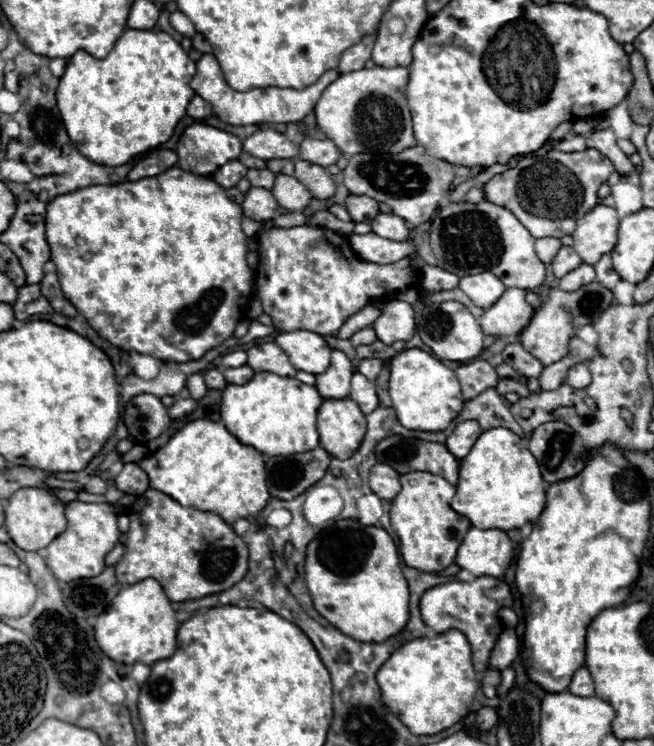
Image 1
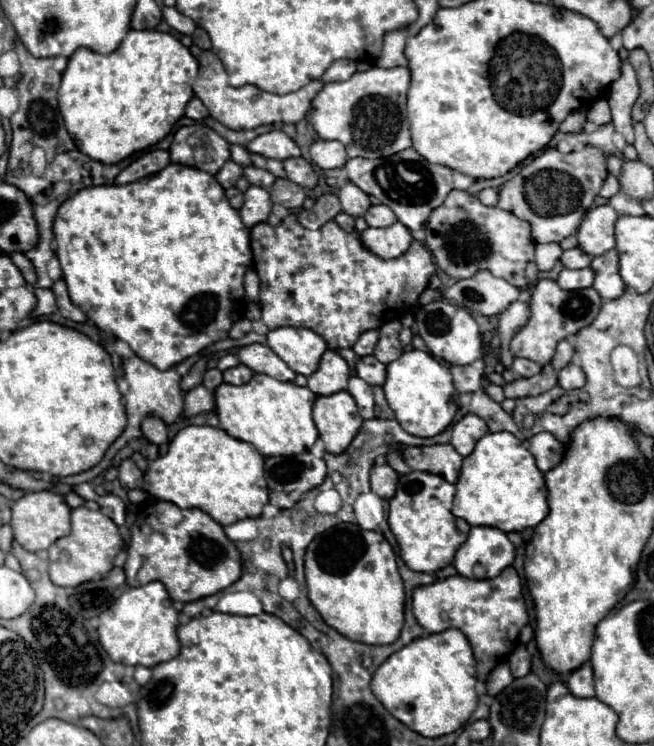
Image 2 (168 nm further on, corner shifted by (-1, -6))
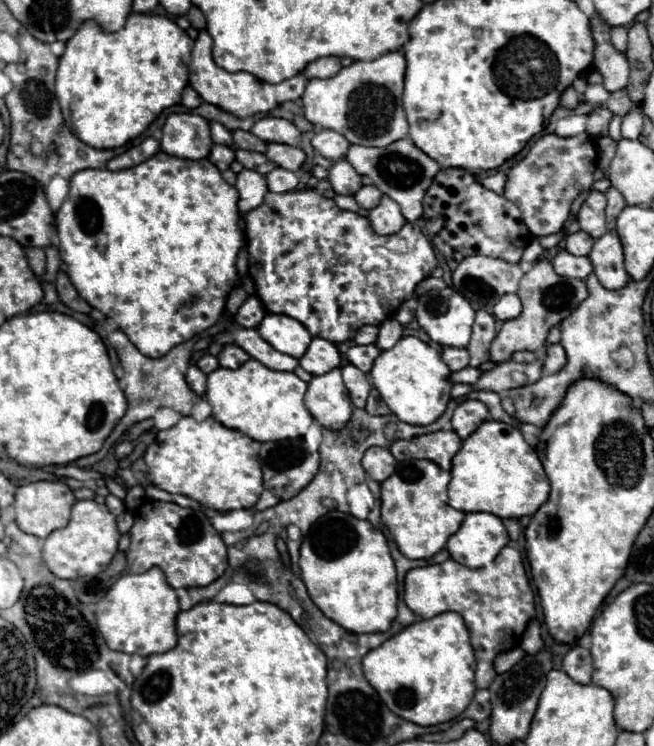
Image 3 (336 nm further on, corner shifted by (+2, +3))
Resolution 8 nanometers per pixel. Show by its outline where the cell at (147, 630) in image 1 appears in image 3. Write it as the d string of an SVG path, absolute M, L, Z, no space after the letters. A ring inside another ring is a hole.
M152 567L140 575L124 573L96 603L96 621L100 635L106 639L106 645L112 651L138 653L142 657L148 657L154 653L166 653L176 647L178 611L180 607L174 589L166 583L162 571L158 567Z

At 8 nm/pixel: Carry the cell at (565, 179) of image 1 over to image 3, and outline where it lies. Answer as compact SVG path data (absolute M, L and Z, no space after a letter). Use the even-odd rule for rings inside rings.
M580 133L568 139L562 139L558 135L542 135L530 147L528 155L510 169L504 197L518 205L532 235L552 235L564 227L566 219L570 217L574 199L594 183L594 169L596 143L588 133Z

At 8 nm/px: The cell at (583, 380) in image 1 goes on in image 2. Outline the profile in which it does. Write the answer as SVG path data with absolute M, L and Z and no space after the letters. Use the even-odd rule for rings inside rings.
M571 362L571 364L567 364L567 366L559 372L557 384L559 384L563 390L581 388L581 386L585 384L585 374L581 372L581 368L579 368L575 362Z

